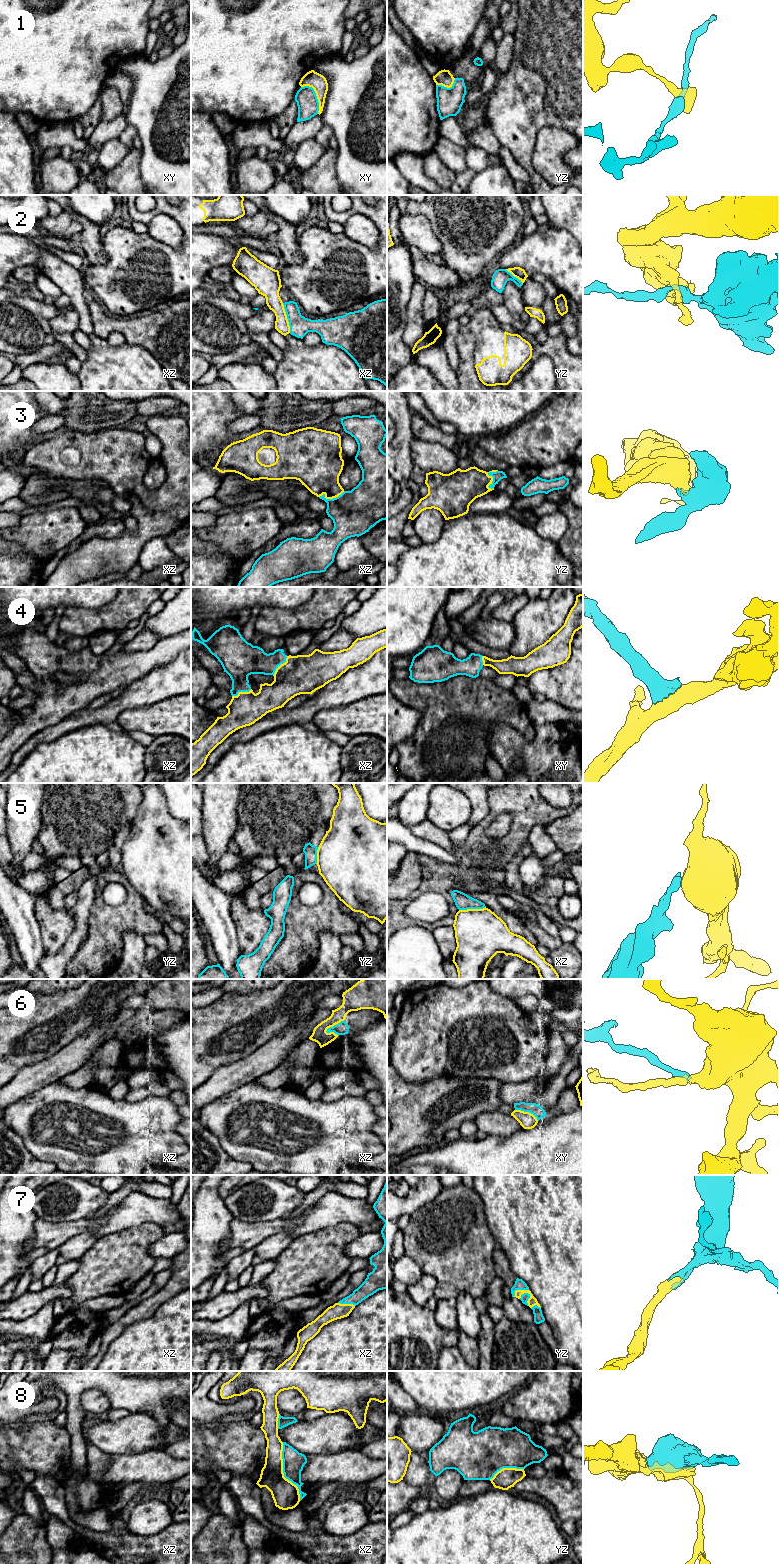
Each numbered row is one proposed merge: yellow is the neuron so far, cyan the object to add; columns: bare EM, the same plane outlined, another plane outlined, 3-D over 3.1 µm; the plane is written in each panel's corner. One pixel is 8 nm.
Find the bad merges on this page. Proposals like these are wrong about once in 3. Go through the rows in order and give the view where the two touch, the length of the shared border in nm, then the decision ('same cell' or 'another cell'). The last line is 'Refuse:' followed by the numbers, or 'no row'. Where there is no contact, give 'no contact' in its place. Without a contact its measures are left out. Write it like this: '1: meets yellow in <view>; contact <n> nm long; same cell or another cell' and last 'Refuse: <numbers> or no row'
1: meets yellow in xy; contact 260 nm long; another cell
2: meets yellow in xz; contact 240 nm long; another cell
3: meets yellow in yz; contact 170 nm long; same cell
4: meets yellow in xz; contact 200 nm long; same cell
5: meets yellow in xz; contact 220 nm long; another cell
6: meets yellow in xz; contact 190 nm long; another cell
7: meets yellow in yz; contact 120 nm long; same cell
8: meets yellow in xz; contact 500 nm long; another cell
Refuse: 1, 2, 5, 6, 8

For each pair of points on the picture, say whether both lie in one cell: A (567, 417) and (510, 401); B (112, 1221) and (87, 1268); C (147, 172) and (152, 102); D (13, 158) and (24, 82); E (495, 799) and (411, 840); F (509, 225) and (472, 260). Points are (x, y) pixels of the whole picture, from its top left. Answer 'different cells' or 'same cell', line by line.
A: different cells
B: different cells
C: same cell
D: different cells
E: different cells
F: same cell

